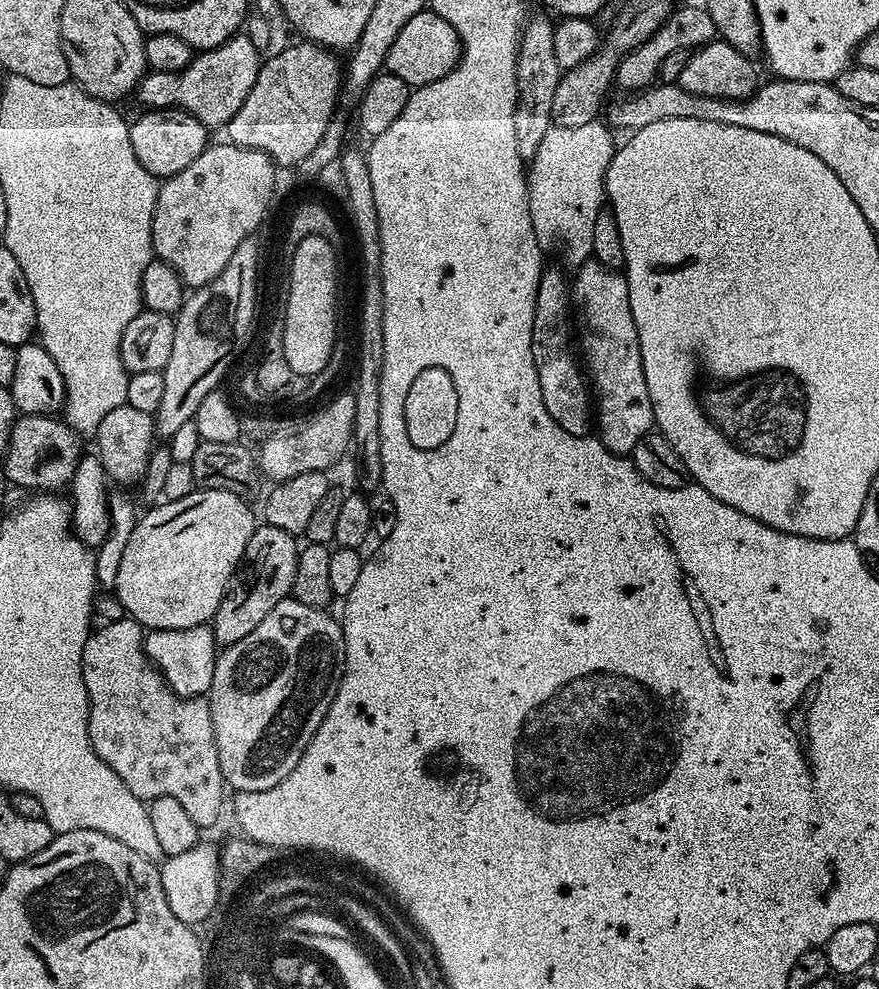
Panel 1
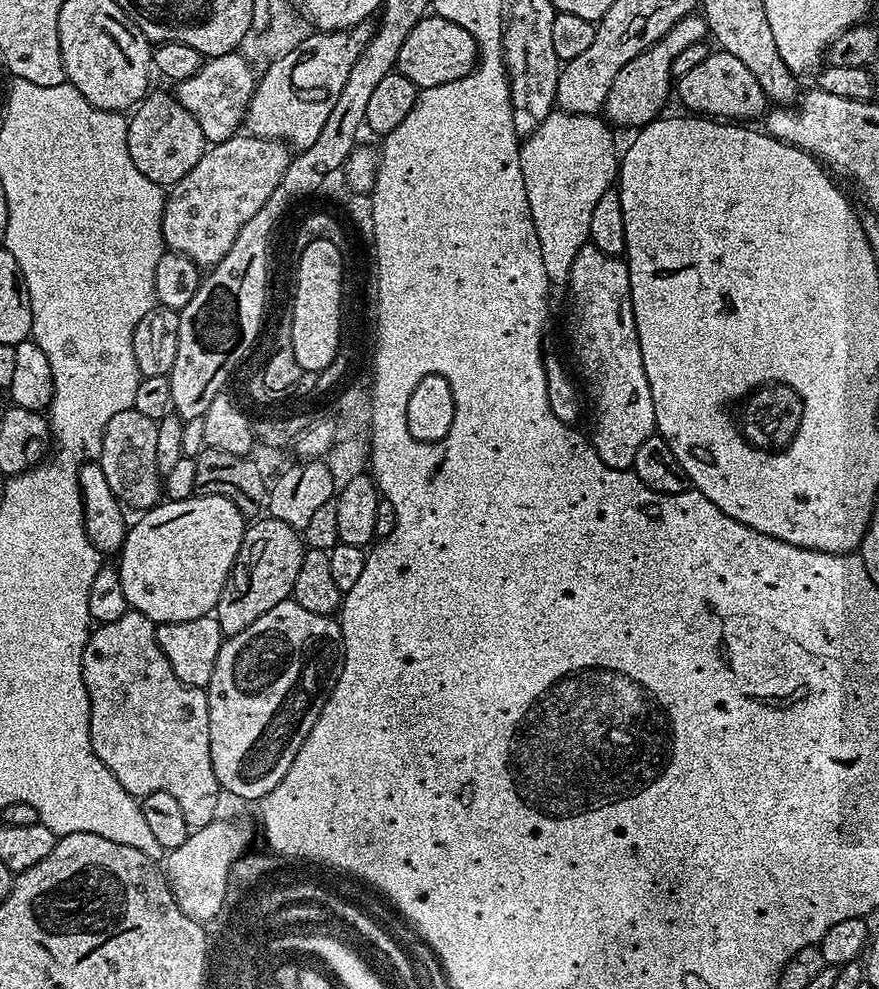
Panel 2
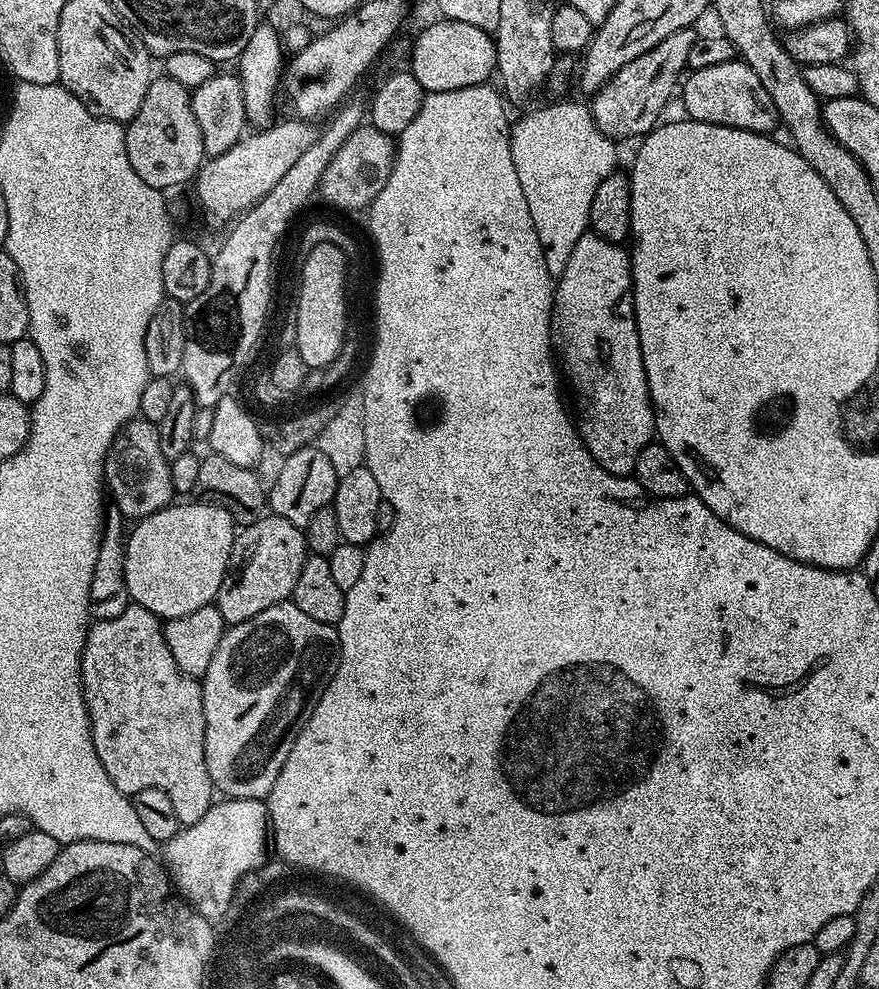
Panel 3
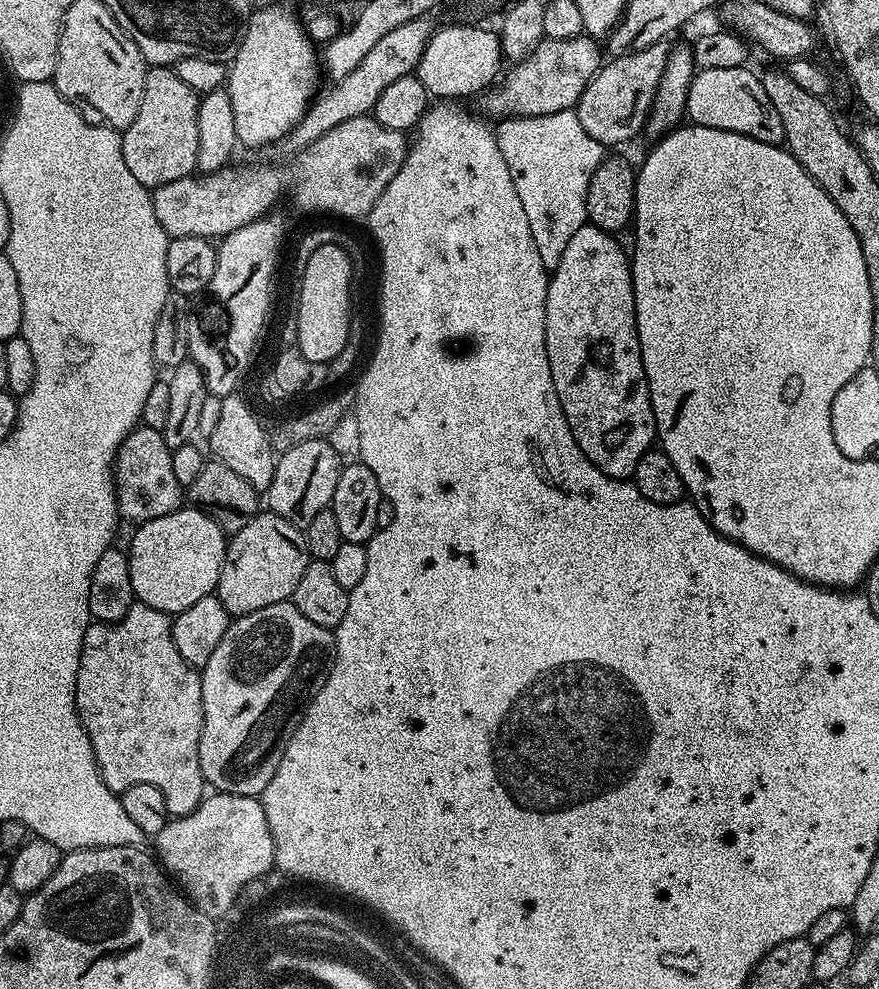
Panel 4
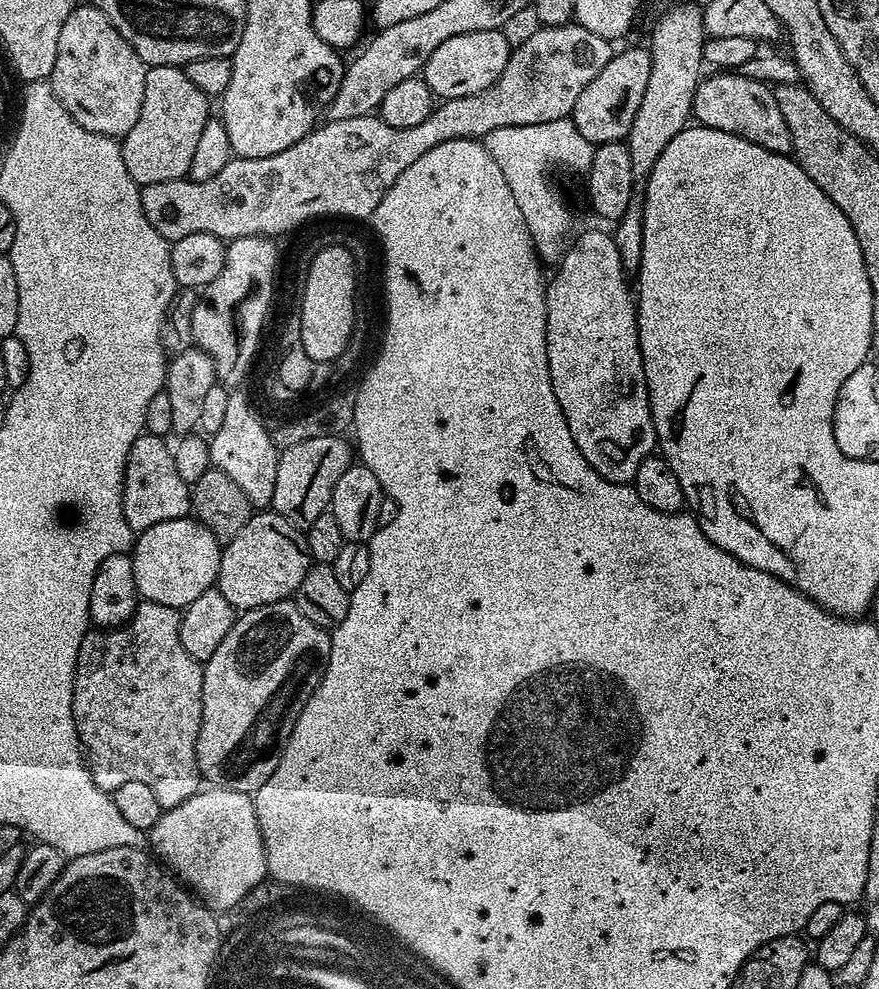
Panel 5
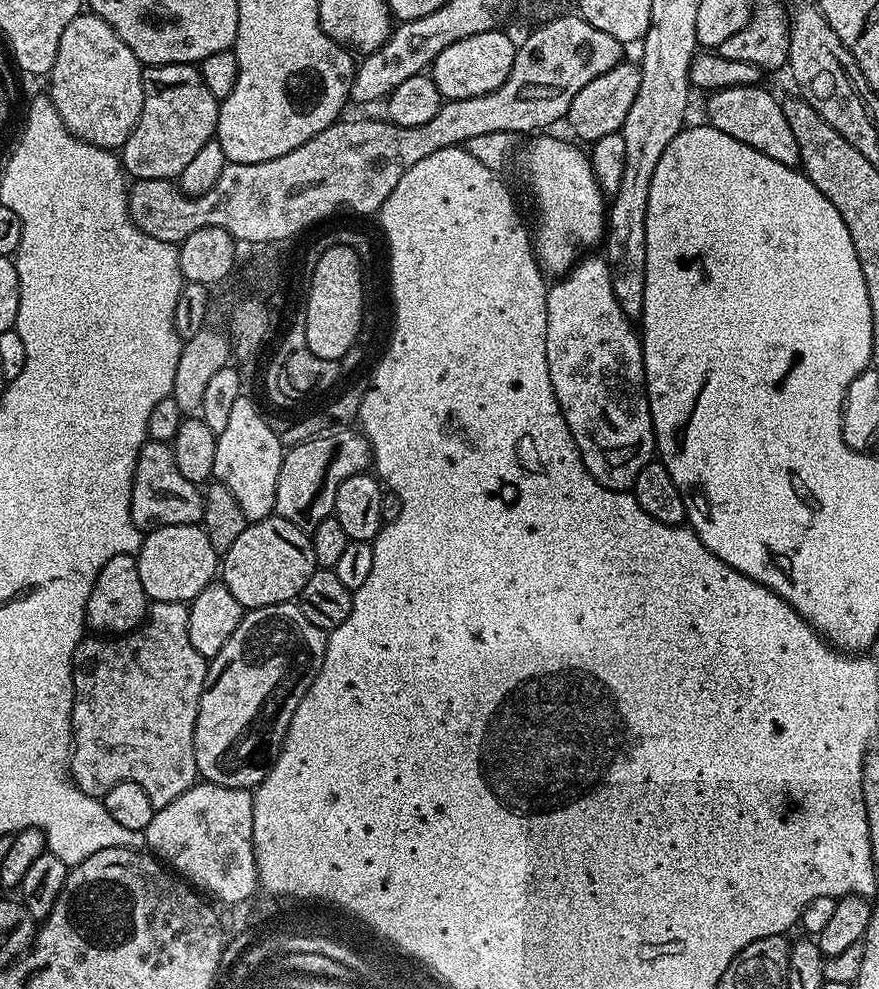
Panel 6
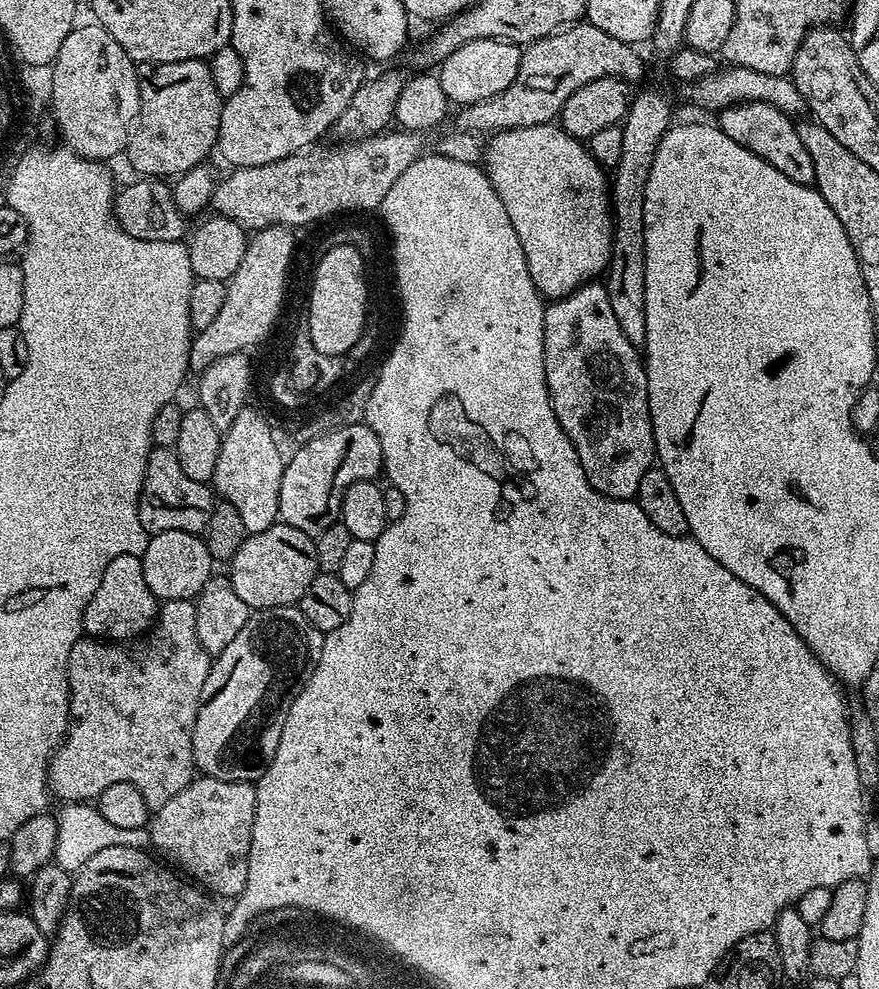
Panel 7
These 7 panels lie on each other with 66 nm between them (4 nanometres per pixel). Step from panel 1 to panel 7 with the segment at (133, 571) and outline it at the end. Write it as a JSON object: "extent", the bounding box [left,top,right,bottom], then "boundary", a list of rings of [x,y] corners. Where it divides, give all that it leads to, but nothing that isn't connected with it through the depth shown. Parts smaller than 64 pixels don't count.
{"extent":[142,528,214,601],"boundary":[[[171,528],[148,537],[148,545],[142,557],[142,574],[146,574],[146,586],[156,595],[157,601],[192,600],[214,575],[214,561],[204,545],[203,535]]]}

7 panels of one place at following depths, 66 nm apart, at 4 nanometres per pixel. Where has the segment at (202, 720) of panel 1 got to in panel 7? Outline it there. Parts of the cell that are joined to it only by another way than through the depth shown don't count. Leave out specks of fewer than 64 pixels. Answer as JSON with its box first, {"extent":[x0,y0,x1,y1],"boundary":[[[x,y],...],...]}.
{"extent":[48,600,210,810],"boundary":[[[165,600],[151,628],[134,640],[105,642],[81,638],[74,642],[68,663],[68,730],[48,761],[48,790],[60,802],[92,802],[114,782],[130,782],[142,790],[149,810],[166,806],[192,781],[197,771],[192,753],[194,722],[210,657],[196,633],[192,600]]]}

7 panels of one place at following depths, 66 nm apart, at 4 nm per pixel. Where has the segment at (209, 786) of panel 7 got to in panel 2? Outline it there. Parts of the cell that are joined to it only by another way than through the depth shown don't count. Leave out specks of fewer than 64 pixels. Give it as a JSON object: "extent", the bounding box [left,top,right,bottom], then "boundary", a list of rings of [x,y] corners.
{"extent":[166,818,249,916],"boundary":[[[217,818],[206,826],[189,831],[186,842],[171,849],[166,856],[168,885],[176,891],[176,896],[180,896],[184,912],[192,916],[212,916],[212,912],[220,908],[220,896],[228,891],[228,885],[234,876],[232,867],[235,866],[236,859],[244,851],[245,855],[249,848],[247,830],[232,820]]]}

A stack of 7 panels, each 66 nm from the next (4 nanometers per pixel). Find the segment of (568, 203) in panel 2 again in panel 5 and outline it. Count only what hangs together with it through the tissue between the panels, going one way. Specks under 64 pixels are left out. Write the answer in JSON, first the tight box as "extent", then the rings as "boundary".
{"extent":[482,117,595,263],"boundary":[[[569,117],[533,126],[506,126],[492,130],[482,138],[482,143],[505,175],[506,184],[535,243],[536,255],[543,263],[555,263],[564,250],[562,242],[570,228],[570,210],[557,190],[550,187],[548,174],[560,167],[580,173],[587,171],[595,145],[578,133]]]}

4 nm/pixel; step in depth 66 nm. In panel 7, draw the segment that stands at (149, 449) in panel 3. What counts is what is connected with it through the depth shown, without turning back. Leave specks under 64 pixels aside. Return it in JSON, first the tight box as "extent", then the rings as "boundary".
{"extent":[138,447,213,534],"boundary":[[[153,447],[148,453],[138,506],[138,518],[149,534],[165,532],[171,528],[183,532],[203,533],[210,522],[213,503],[213,489],[208,484],[194,482],[194,478],[188,477],[182,471],[182,462],[178,462],[173,449]]]}

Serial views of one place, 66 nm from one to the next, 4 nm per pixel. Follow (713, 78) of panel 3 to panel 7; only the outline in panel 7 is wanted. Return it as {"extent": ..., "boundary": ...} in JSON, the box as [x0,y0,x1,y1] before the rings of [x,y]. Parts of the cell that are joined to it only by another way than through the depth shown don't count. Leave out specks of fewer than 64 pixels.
{"extent":[718,102,815,185],"boundary":[[[766,102],[731,104],[729,108],[721,108],[718,113],[718,126],[726,138],[734,138],[738,146],[746,146],[746,150],[770,162],[774,170],[782,170],[782,174],[786,174],[786,178],[791,178],[793,182],[815,185],[814,158],[810,158],[810,150],[802,146],[796,125],[797,121],[791,115]]]}

